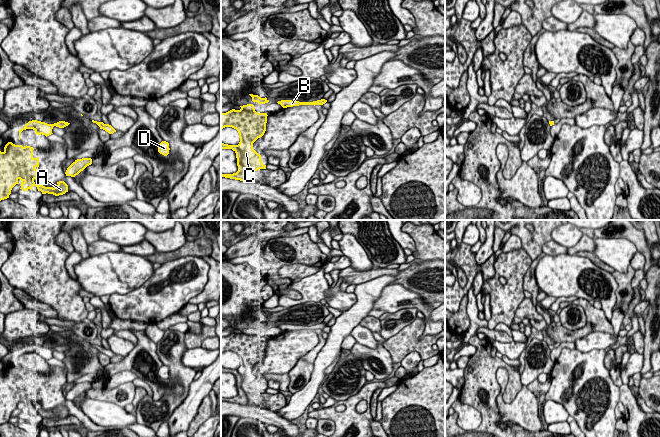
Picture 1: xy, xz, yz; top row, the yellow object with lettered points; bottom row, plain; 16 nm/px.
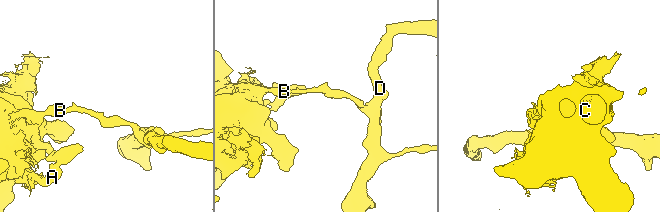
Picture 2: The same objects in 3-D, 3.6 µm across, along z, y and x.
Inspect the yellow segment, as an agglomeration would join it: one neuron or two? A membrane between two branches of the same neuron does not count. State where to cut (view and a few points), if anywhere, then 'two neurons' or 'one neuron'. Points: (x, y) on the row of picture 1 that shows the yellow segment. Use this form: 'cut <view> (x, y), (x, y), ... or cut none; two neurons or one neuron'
cut none; one neuron

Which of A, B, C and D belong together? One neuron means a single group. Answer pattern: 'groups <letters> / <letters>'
groups A B C D

